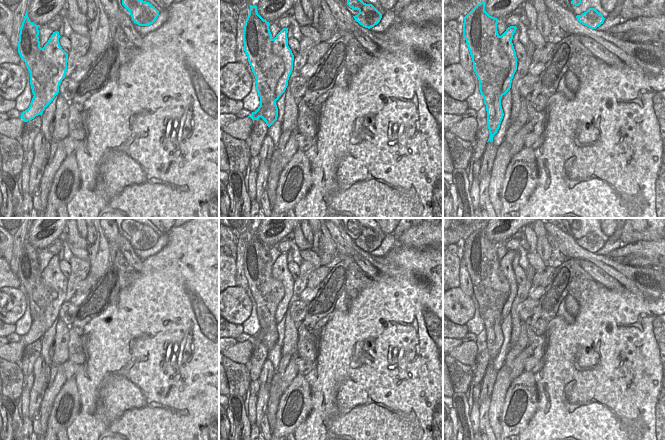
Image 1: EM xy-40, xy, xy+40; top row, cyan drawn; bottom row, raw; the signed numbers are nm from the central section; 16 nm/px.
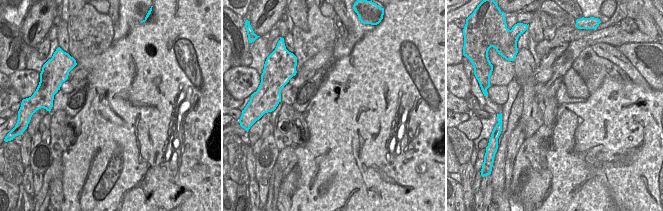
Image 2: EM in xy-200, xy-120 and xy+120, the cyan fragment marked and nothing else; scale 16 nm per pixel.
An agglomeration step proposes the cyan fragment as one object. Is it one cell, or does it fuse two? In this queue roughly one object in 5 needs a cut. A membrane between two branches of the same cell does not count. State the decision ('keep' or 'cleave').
cleave

